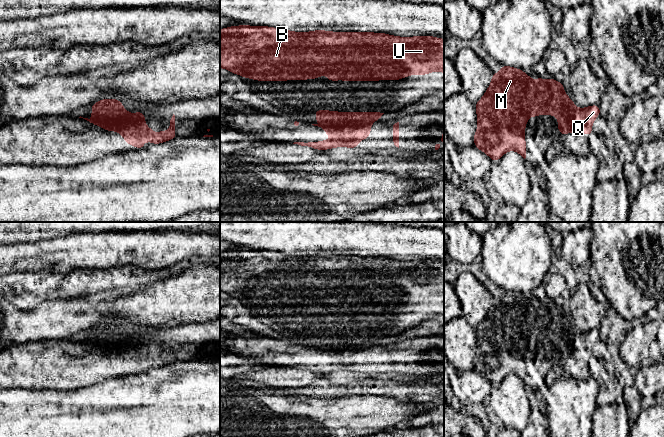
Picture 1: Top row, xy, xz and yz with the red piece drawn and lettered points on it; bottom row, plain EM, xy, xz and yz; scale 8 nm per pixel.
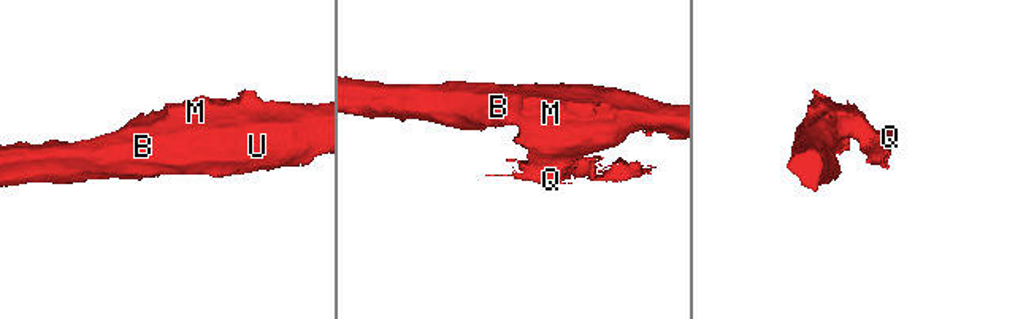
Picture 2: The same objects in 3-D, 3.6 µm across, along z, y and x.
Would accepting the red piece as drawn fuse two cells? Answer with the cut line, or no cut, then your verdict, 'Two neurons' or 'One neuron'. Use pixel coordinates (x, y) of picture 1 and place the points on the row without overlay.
Split along xz (371, 346), (340, 350), (324, 350), (320, 348). Two neurons

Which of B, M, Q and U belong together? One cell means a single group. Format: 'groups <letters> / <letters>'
groups B M U / Q

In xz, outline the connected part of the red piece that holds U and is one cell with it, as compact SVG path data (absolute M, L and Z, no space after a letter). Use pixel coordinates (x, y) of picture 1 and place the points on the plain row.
M230 250L220 254L220 292L261 306L313 304L324 298L330 305L399 304L409 299L426 299L435 295L444 298L444 263L428 259L399 261L375 256L294 256L268 250Z

